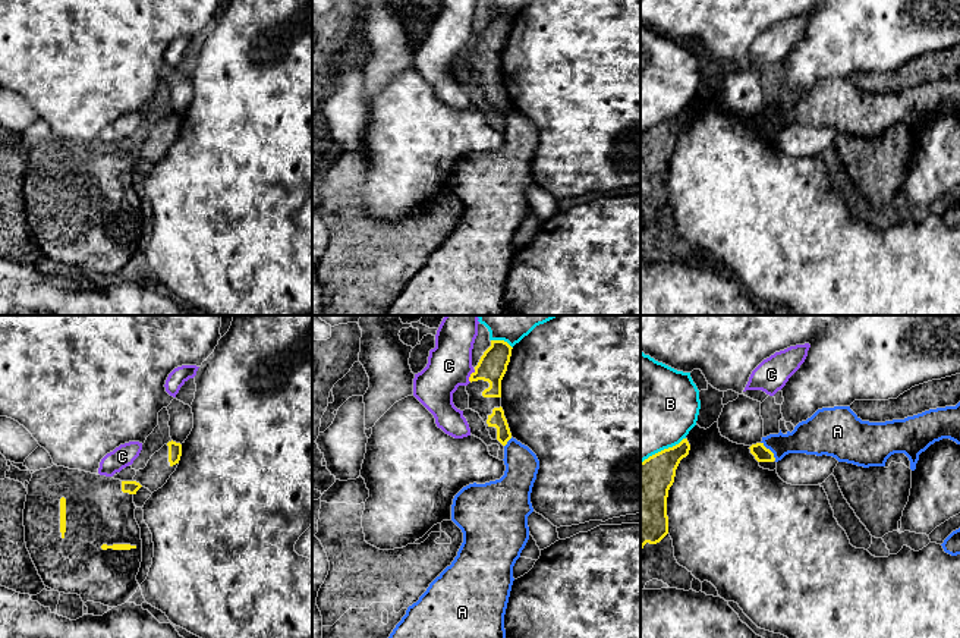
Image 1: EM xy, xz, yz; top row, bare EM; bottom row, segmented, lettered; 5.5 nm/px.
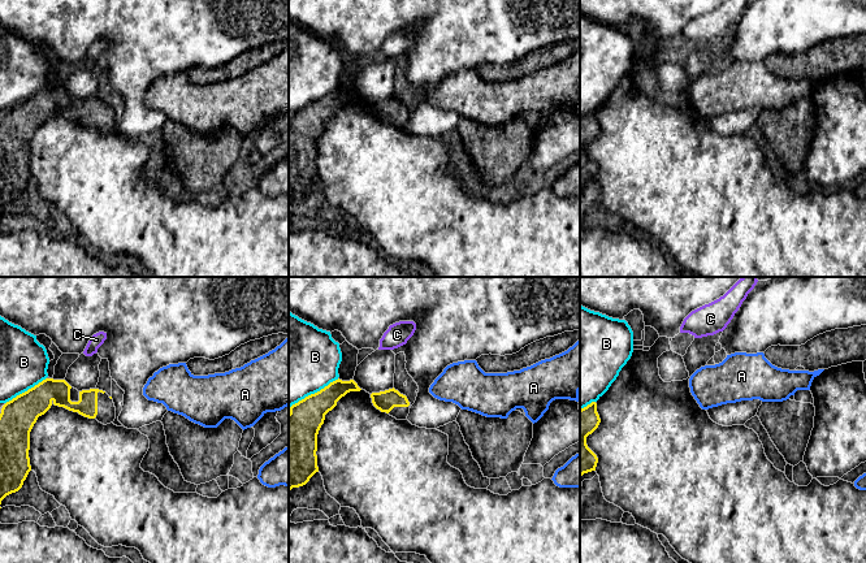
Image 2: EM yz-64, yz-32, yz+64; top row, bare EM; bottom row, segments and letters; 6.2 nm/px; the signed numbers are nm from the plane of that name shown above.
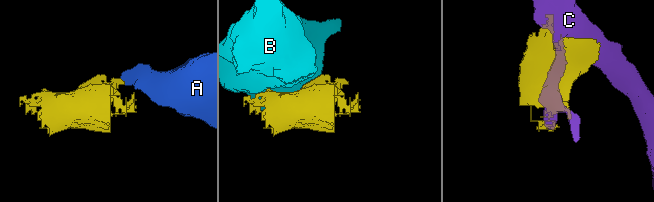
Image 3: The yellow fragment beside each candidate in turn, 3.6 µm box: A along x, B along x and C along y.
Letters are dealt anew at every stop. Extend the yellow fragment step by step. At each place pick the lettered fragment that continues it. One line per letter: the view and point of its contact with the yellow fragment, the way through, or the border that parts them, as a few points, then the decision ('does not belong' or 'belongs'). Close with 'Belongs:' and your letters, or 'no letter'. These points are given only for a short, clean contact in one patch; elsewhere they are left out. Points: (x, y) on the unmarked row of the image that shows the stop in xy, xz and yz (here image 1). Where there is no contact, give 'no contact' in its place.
A: meets yellow in yz at (770, 122); border along yz (761, 113), (776, 131); does not belong
B: meets yellow in xz at (501, 12); does not belong
C: meets yellow in xz at (471, 47); does not belong
Belongs: no letter

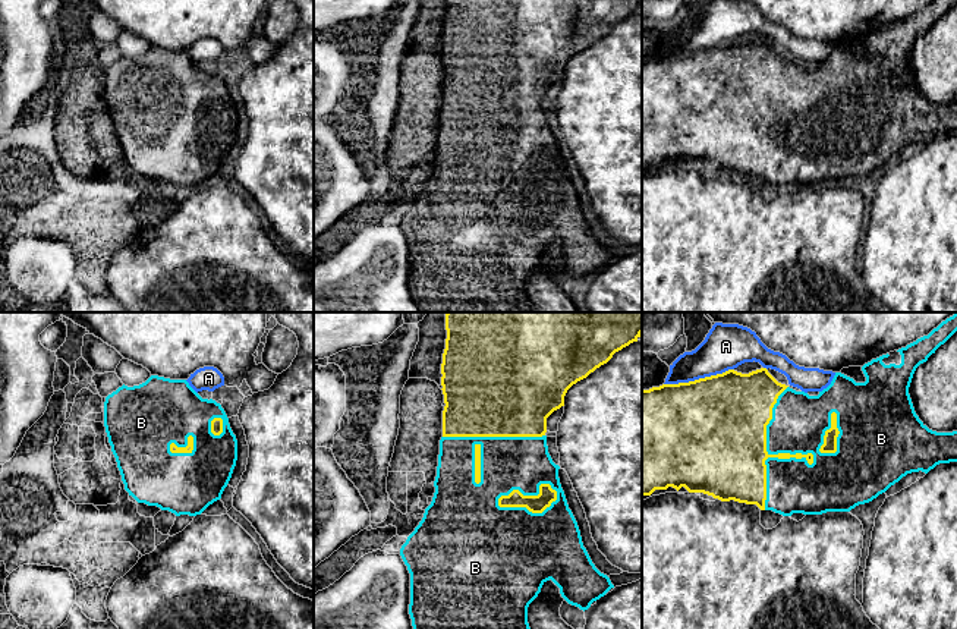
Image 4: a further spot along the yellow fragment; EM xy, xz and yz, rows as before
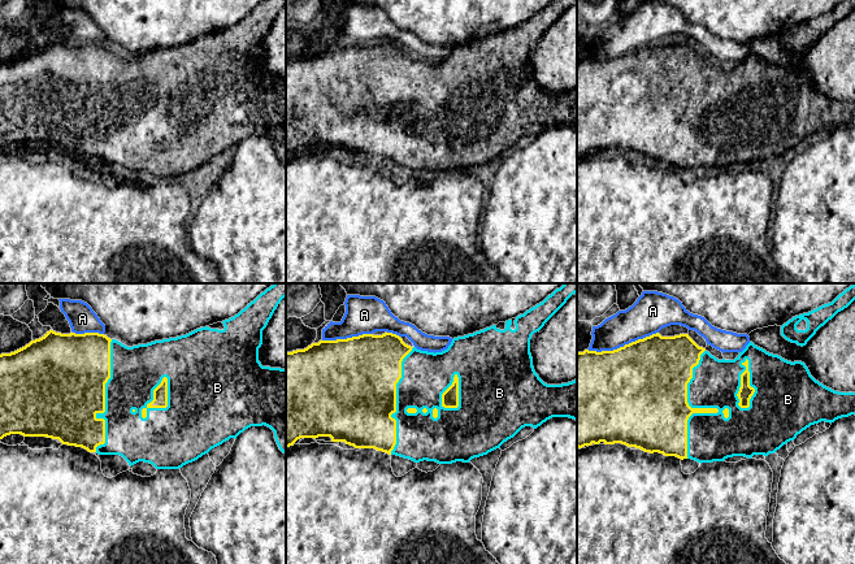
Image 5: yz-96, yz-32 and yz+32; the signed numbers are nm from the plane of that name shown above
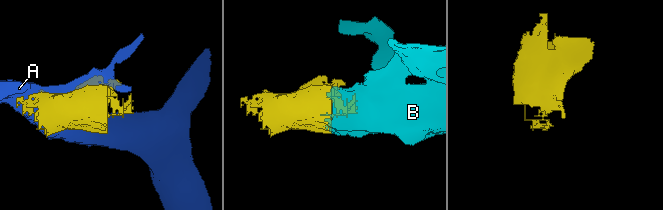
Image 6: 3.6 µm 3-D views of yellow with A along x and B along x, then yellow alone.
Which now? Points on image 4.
A: meets yellow in yz at (699, 50); does not belong
B: meets yellow in yz at (765, 119); belongs
Belongs: B

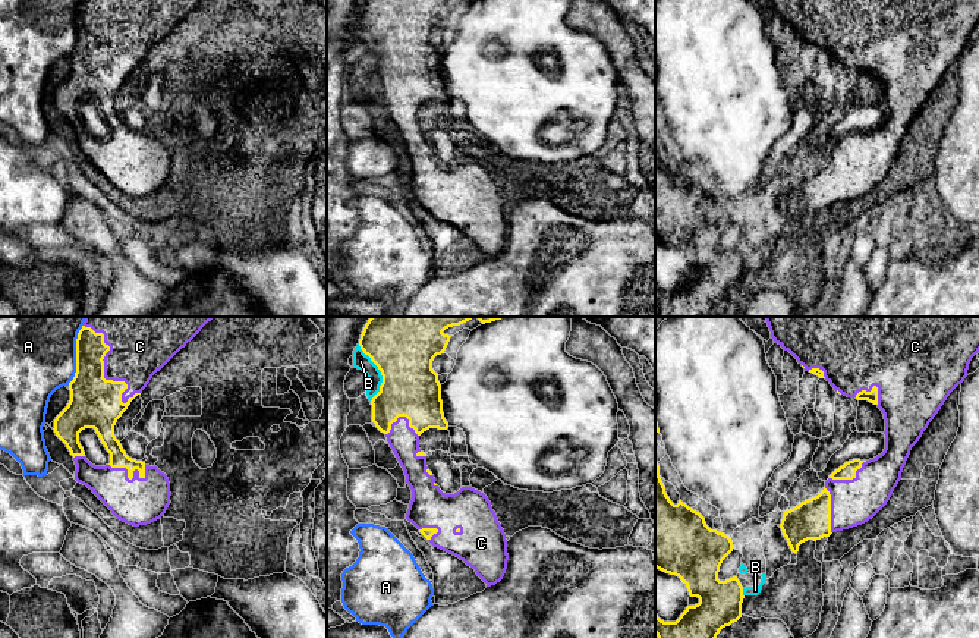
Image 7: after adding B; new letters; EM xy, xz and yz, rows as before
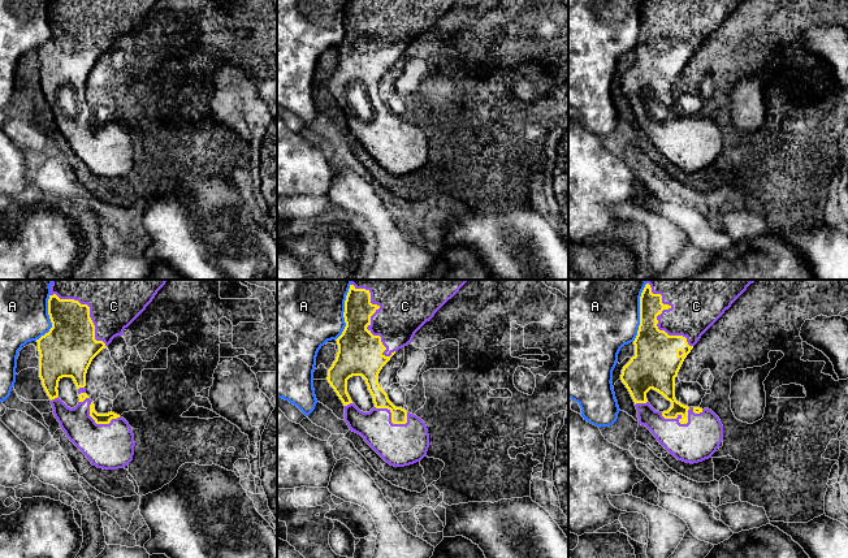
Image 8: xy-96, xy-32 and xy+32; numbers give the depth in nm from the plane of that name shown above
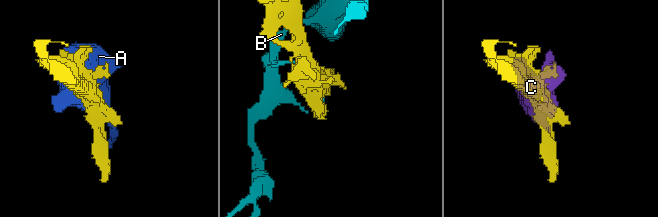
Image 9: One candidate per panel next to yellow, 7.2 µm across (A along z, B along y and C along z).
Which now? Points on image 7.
A: meets yellow in xy at (76, 28); does not belong
B: meets yellow in xz at (381, 44); does not belong
C: meets yellow in xy at (103, 43); belongs
Belongs: C

